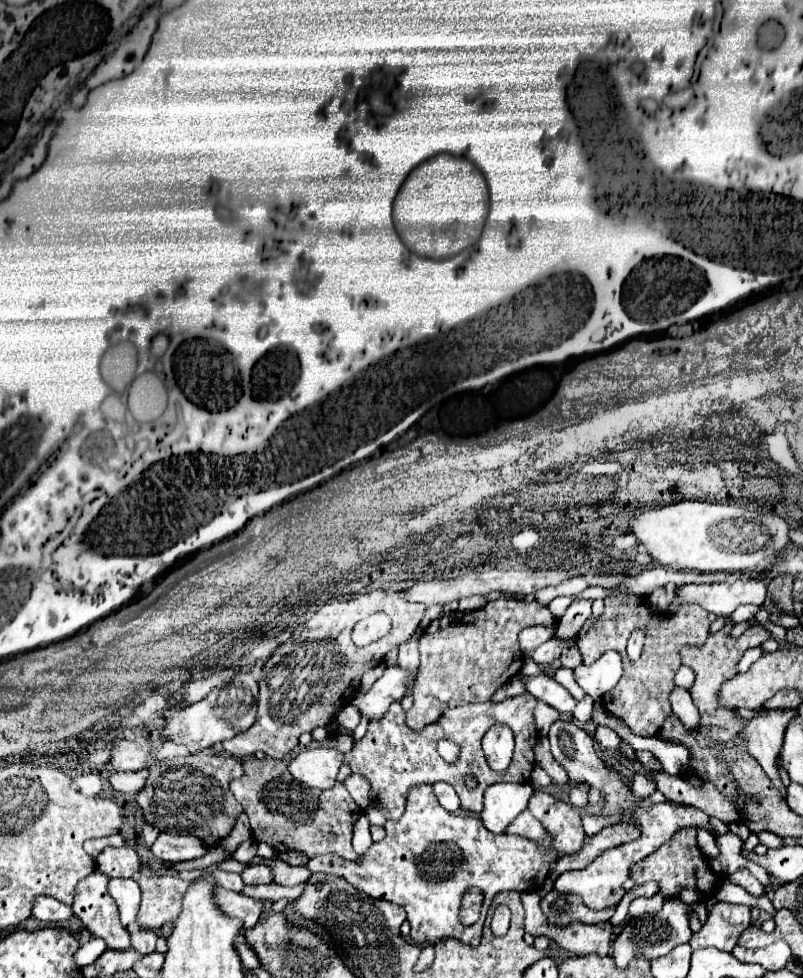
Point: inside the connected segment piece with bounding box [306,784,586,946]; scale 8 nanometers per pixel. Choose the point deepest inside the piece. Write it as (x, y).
(429, 857)

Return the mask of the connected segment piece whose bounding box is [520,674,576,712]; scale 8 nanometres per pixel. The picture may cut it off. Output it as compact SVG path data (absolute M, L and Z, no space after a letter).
M520 674L520 680L524 684L524 688L536 698L542 700L546 704L550 704L552 708L560 710L560 712L572 712L576 706L576 700L572 698L572 694L560 686L552 676L548 674L534 674L534 676L524 676Z

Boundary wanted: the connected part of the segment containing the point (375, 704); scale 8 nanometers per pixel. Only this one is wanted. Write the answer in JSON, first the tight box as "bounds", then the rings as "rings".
{"bounds":[352,666,408,722],"rings":[[[390,666],[368,692],[360,690],[356,694],[356,700],[352,700],[352,706],[360,712],[360,716],[368,718],[370,722],[380,720],[380,716],[384,716],[384,712],[392,702],[404,698],[406,682],[408,682],[408,672],[404,672],[398,666]]]}

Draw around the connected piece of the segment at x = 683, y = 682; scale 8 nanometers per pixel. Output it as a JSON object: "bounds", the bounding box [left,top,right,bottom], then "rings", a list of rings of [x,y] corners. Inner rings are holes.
{"bounds":[674,666,694,688],"rings":[[[682,666],[682,668],[676,672],[676,676],[674,676],[674,684],[676,684],[676,686],[690,688],[692,682],[694,682],[694,672],[692,672],[690,668],[686,668],[686,666]]]}

